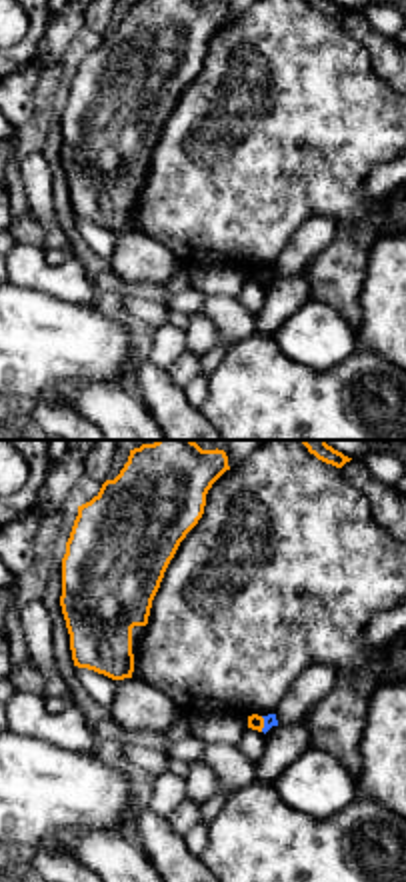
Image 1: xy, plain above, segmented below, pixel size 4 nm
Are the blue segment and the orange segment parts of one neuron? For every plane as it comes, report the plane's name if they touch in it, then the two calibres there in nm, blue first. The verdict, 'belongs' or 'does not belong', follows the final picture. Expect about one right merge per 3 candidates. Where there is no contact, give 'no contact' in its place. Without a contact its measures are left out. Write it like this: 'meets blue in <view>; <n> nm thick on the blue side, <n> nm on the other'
meets blue in xy; 50 nm thick on the blue side, 60 nm on the other

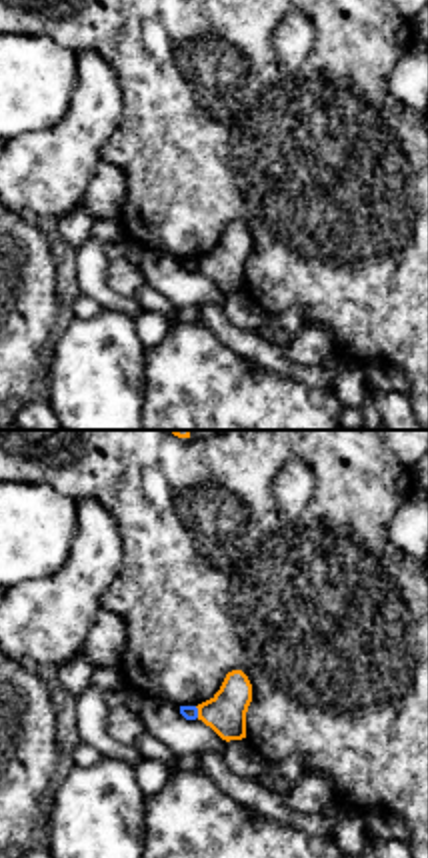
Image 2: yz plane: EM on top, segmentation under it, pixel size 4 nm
meets blue in yz; 60 nm thick on the blue side, 160 nm on the other

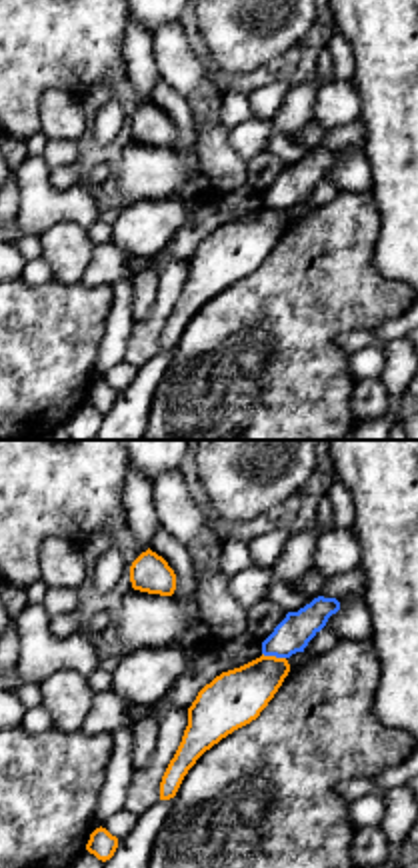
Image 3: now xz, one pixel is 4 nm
meets blue in xz; 140 nm thick on the blue side, 220 nm on the other

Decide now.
does not belong

